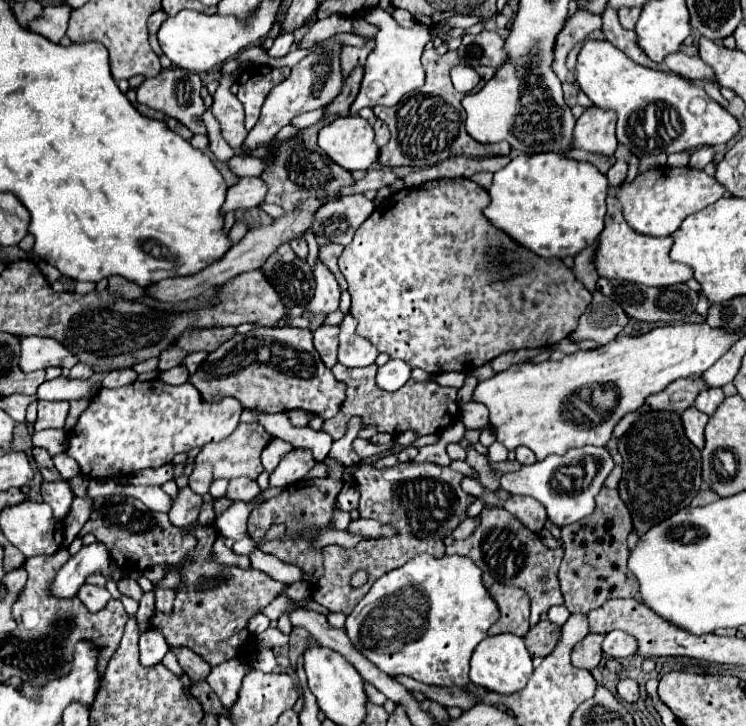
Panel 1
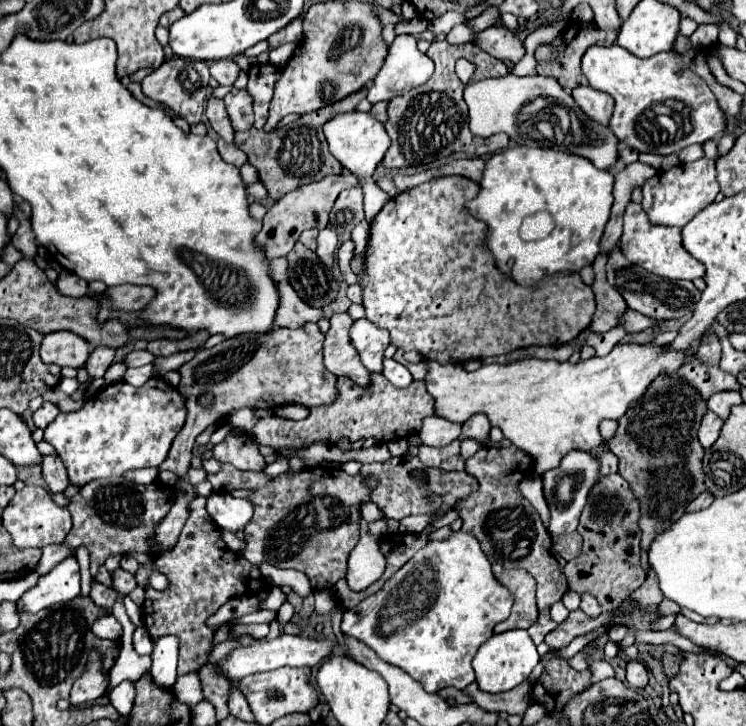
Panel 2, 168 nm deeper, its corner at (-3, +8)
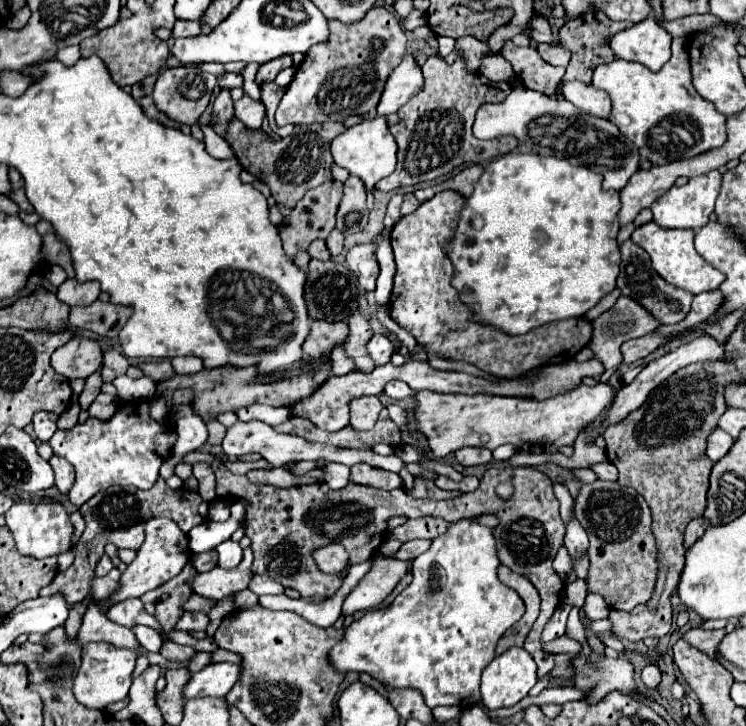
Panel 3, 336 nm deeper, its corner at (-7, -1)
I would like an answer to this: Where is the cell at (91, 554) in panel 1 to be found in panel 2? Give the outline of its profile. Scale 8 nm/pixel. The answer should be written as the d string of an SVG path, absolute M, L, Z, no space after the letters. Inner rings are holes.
M67 557L59 565L55 565L47 575L43 575L39 583L17 601L17 611L35 615L41 609L47 609L55 603L67 603L77 595L79 595L79 565L75 557Z

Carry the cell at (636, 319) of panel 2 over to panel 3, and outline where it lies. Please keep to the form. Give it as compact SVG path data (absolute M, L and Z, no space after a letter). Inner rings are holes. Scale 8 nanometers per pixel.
M717 290L701 292L701 294L697 294L697 296L693 298L693 308L691 308L691 312L687 314L687 318L685 318L683 322L673 324L673 326L663 326L663 324L661 324L655 332L661 334L661 336L667 336L667 338L677 336L677 334L683 334L685 330L689 330L689 328L693 328L693 326L699 326L699 324L703 324L707 318L711 318L711 316L717 312L721 300L723 300L723 296L721 296L721 292L717 292Z

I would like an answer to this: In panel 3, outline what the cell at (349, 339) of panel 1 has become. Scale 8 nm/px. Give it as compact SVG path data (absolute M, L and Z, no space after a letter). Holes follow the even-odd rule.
M375 334L375 336L367 342L367 352L369 352L369 356L373 358L375 366L383 366L383 364L389 364L395 348L393 348L393 344L389 342L387 336Z

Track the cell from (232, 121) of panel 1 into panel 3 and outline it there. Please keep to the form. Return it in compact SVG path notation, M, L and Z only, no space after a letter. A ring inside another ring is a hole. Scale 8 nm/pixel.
M247 94L235 102L235 118L241 120L249 130L259 130L263 122L263 104L251 100Z

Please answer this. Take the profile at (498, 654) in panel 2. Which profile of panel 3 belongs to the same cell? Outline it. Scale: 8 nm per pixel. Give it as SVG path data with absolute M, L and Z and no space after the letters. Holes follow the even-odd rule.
M509 648L495 656L481 674L481 700L489 710L513 706L537 682L537 664L525 648Z

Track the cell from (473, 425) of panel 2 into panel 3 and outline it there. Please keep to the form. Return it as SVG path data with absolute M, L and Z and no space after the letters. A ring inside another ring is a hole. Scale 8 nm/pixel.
M469 446L469 448L459 448L455 452L455 458L463 466L477 466L477 464L489 464L493 460L493 454L487 448Z

